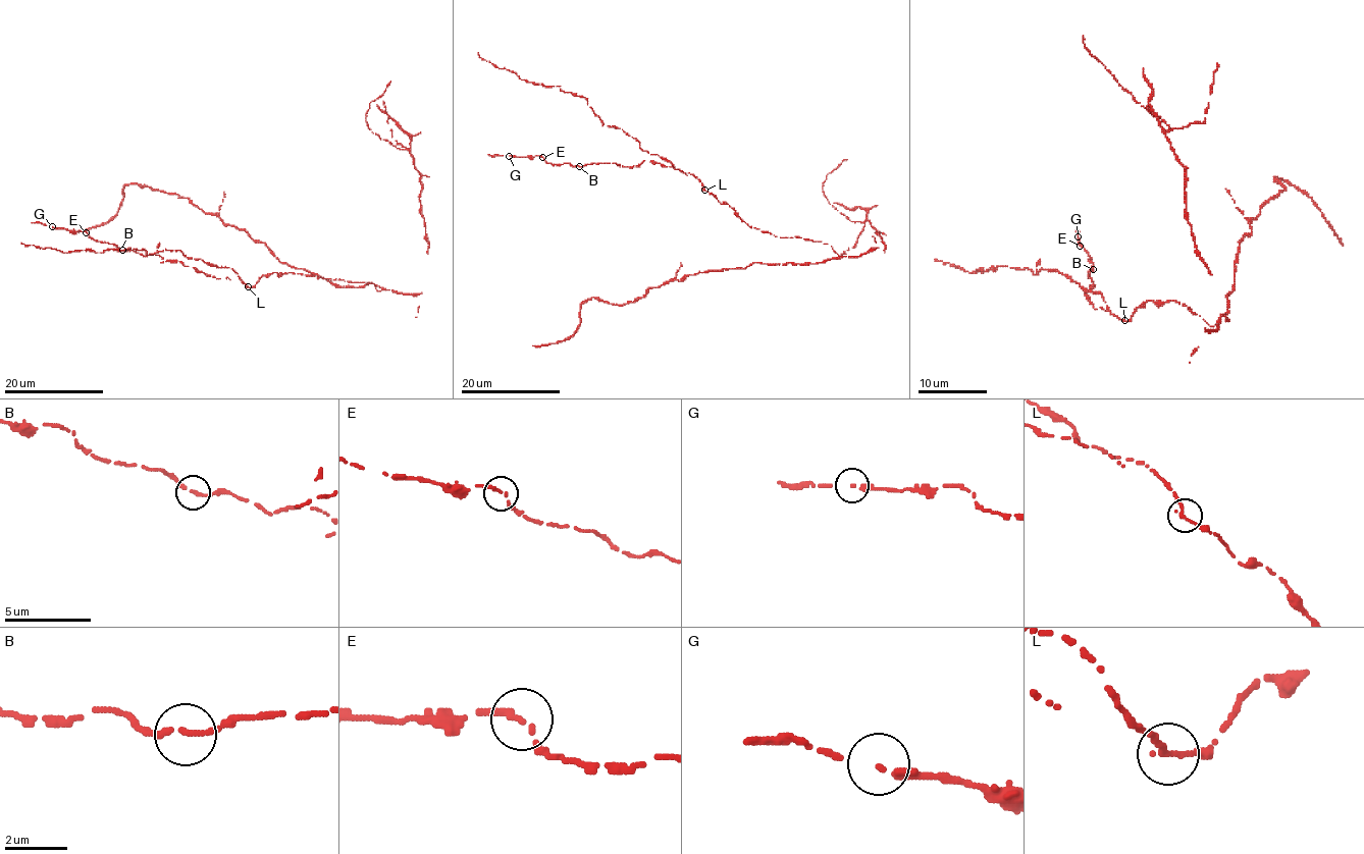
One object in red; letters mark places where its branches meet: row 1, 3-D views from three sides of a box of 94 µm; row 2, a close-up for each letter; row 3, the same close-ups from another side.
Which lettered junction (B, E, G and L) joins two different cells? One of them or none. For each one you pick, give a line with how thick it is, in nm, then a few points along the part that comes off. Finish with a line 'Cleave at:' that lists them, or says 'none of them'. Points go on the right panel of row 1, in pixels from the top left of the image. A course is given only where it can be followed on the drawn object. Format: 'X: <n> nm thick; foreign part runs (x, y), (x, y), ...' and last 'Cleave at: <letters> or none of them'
L: 180 nm thick; foreign part runs (1124, 321), (1110, 312), (1102, 296), (1055, 269), (1035, 274), (1028, 268), (998, 266), (973, 273), (935, 259)
Cleave at: L

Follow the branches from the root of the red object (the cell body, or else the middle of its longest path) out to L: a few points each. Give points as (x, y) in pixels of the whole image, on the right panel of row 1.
L: (1195, 314), (1190, 307), (1174, 301), (1147, 301), (1124, 321)

